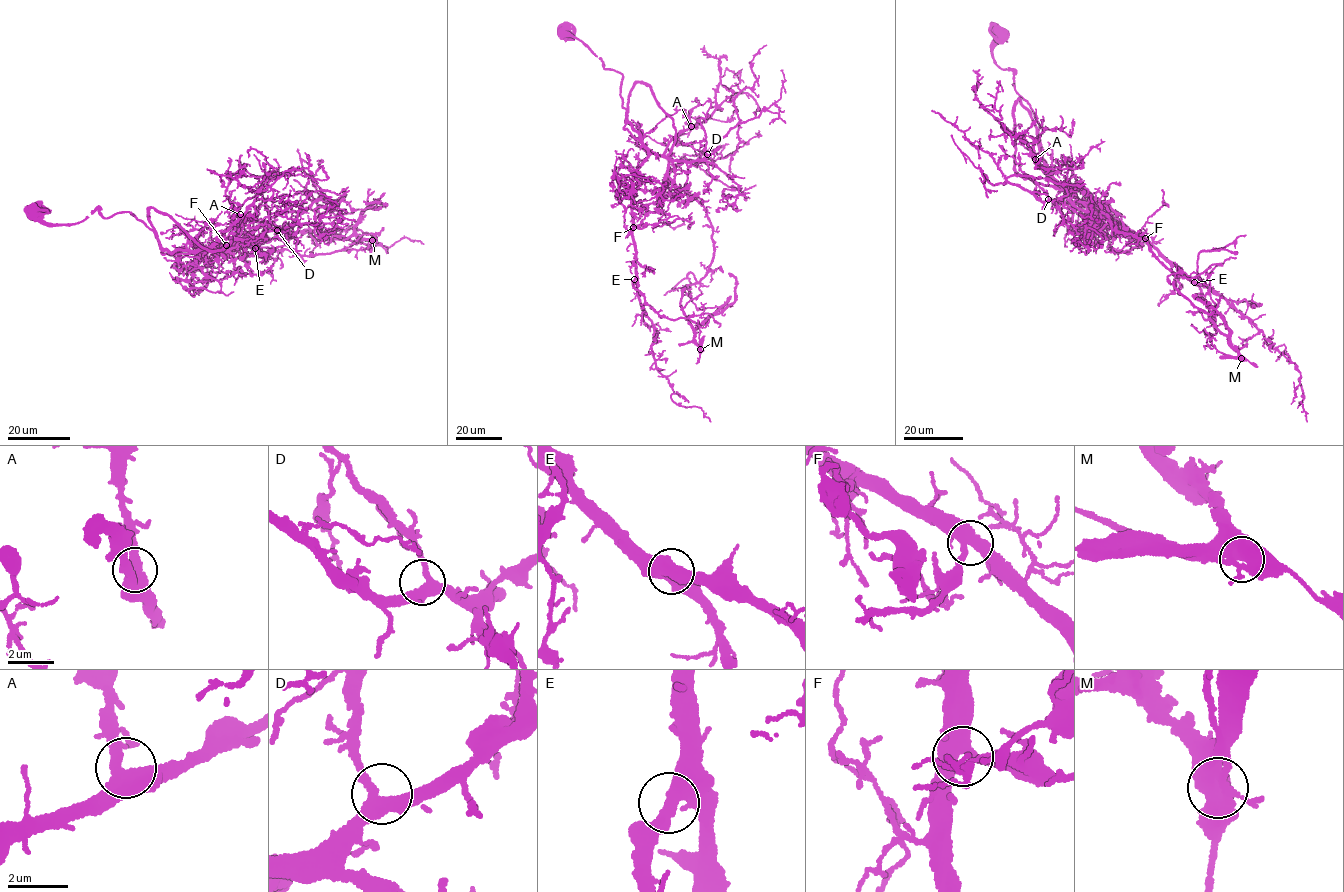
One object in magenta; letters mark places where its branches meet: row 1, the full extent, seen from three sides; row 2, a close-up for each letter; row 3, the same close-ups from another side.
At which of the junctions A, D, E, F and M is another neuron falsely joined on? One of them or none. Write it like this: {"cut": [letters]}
{"cut": ["M"]}

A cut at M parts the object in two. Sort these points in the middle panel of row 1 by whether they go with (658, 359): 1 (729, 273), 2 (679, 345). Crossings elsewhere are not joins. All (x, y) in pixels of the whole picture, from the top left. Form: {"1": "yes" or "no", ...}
{"1": "no", "2": "no"}

